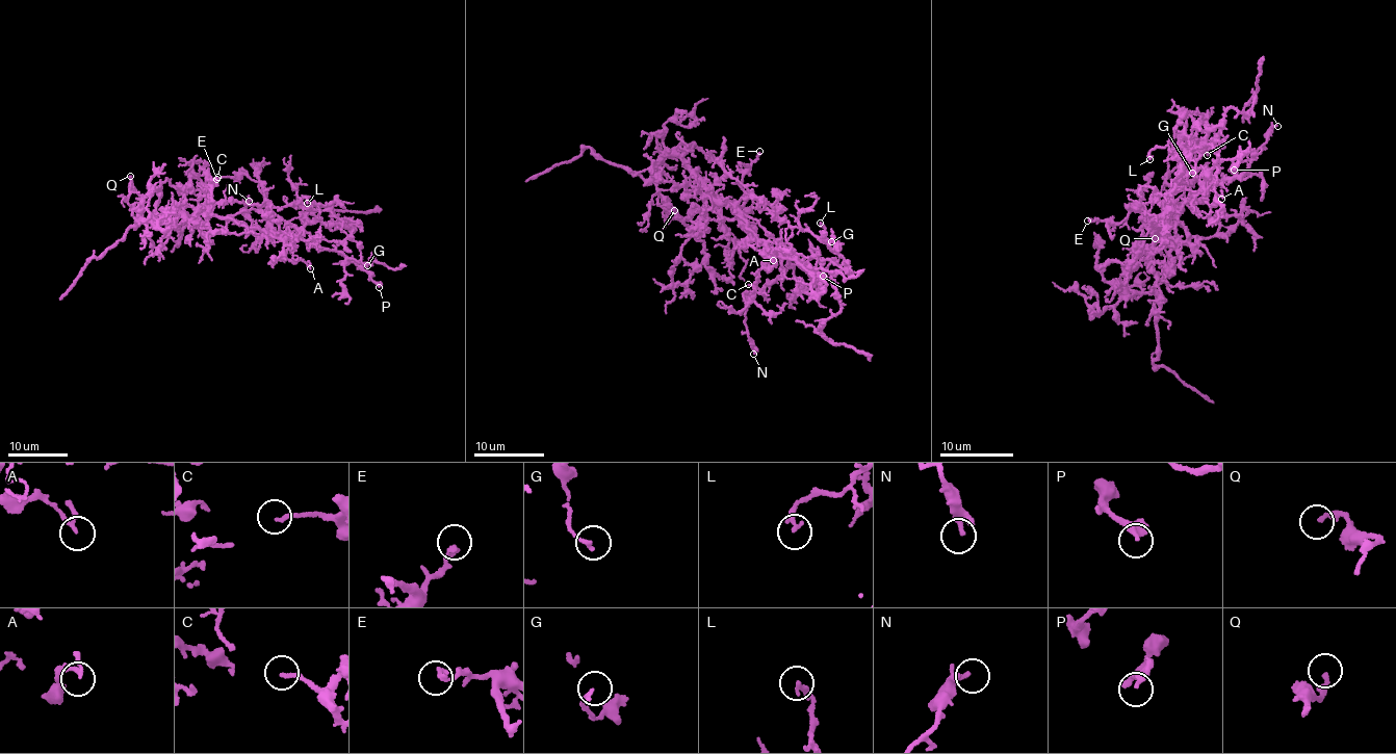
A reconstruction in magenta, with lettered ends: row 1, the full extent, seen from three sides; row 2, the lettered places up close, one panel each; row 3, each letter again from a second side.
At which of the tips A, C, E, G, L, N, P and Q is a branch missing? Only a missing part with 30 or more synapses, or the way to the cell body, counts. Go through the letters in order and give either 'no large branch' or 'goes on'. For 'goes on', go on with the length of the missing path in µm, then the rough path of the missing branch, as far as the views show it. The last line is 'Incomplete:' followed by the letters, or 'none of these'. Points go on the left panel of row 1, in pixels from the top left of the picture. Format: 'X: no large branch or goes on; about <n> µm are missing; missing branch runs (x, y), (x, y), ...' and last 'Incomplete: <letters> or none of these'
A: no large branch
C: no large branch
E: no large branch
G: no large branch
L: no large branch
N: no large branch
P: no large branch
Q: no large branch
Incomplete: none of these

